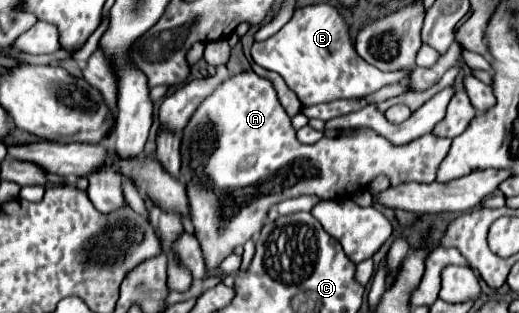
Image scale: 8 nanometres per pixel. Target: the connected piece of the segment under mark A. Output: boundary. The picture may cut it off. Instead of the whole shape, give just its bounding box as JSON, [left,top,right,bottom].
[181,71,451,267]

